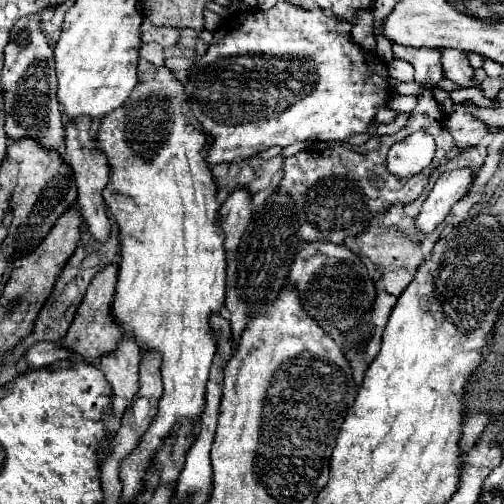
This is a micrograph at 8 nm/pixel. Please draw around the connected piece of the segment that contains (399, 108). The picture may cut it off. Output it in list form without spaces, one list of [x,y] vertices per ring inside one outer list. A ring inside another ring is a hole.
[[[395,93],[386,102],[387,107],[401,113],[410,113],[416,107],[415,95],[400,95]]]

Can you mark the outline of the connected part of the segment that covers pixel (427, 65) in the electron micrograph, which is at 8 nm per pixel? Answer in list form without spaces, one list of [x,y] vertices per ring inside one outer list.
[[[392,43],[392,51],[396,57],[406,59],[416,69],[416,81],[438,83],[442,81],[442,65],[440,65],[440,49],[412,49]]]

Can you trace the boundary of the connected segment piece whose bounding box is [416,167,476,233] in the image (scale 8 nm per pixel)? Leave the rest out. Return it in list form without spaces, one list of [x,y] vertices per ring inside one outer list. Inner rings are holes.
[[[470,167],[444,171],[436,181],[434,189],[430,191],[430,195],[426,197],[422,211],[416,217],[416,227],[422,233],[434,231],[434,227],[446,219],[450,207],[468,193],[474,177],[476,173]]]

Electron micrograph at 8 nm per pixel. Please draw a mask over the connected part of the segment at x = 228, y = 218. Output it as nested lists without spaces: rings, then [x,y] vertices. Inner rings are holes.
[[[238,187],[230,193],[226,203],[220,209],[220,221],[222,221],[222,231],[226,235],[224,247],[228,251],[236,251],[240,237],[244,235],[252,215],[252,195],[246,187]]]

